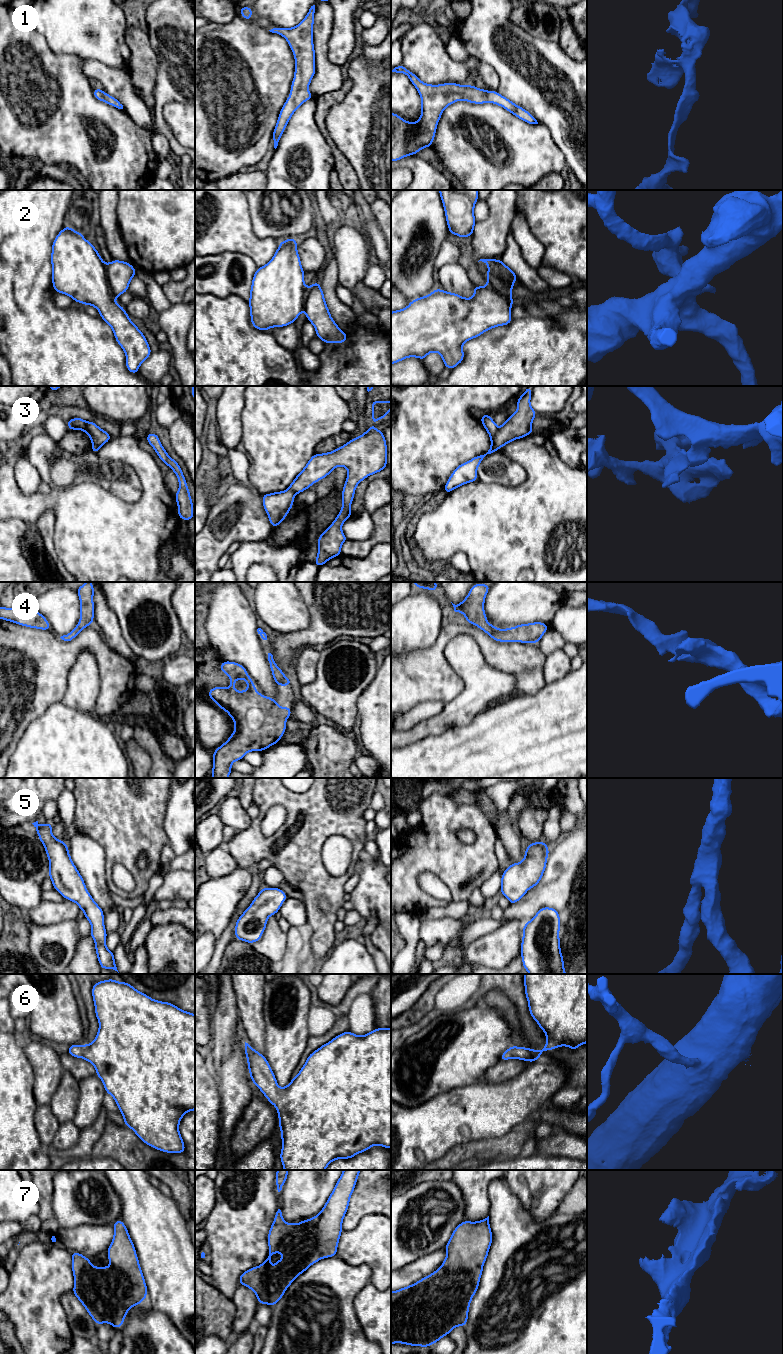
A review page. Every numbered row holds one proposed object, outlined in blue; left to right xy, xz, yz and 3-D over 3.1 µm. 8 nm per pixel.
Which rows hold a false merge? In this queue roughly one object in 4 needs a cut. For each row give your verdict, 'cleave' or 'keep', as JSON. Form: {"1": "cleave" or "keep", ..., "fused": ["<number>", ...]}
{"1": "keep", "2": "cleave", "3": "cleave", "4": "keep", "5": "keep", "6": "keep", "7": "keep", "fused": ["2", "3"]}

